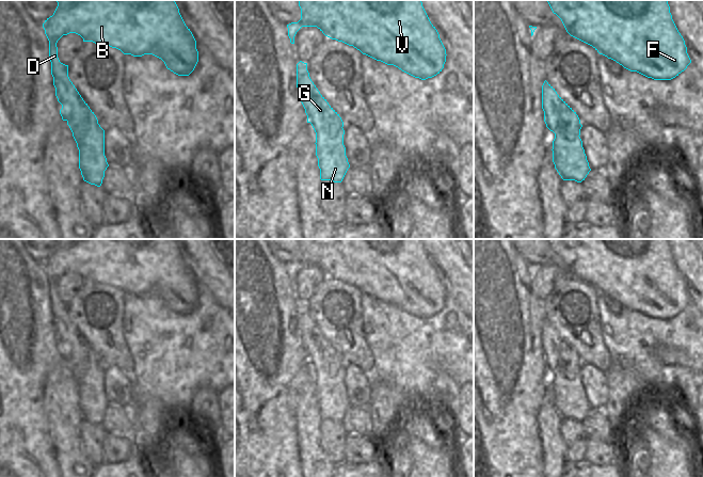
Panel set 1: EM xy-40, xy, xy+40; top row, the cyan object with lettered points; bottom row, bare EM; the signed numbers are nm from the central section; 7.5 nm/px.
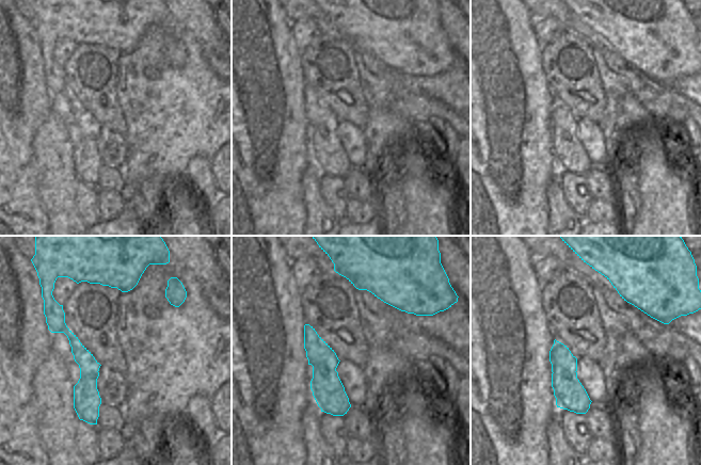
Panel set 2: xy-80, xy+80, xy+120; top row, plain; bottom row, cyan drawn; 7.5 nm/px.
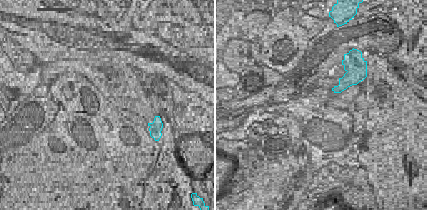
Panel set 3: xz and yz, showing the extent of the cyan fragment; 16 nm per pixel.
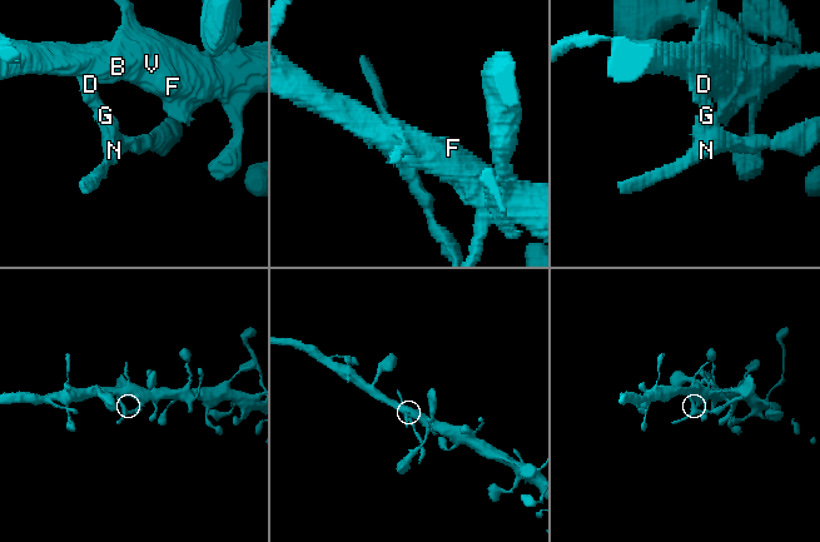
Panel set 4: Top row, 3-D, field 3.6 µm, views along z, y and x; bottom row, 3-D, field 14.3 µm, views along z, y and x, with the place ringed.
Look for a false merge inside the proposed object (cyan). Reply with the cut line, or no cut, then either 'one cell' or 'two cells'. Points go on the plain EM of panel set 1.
xy+40 (564, 359), (568, 365), (568, 374), (574, 381) | two cells

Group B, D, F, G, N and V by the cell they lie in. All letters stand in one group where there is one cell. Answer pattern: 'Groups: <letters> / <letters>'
Groups: B D F G V / N.

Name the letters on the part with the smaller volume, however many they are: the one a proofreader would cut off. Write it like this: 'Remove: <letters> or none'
Remove: N.

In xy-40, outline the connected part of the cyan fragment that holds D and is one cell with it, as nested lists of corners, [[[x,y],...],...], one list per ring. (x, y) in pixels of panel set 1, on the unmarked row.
[[[57,239],[57,241],[53,254],[45,259],[43,267],[49,280],[49,299],[55,335],[62,344],[60,353],[73,372],[78,372],[85,366],[93,377],[99,377],[103,368],[70,320],[68,304],[61,302],[58,297],[57,282],[63,274],[76,272],[83,281],[103,283],[133,296],[153,293],[161,298],[166,307],[178,315],[189,315],[198,301],[196,280],[186,265],[175,239]]]

